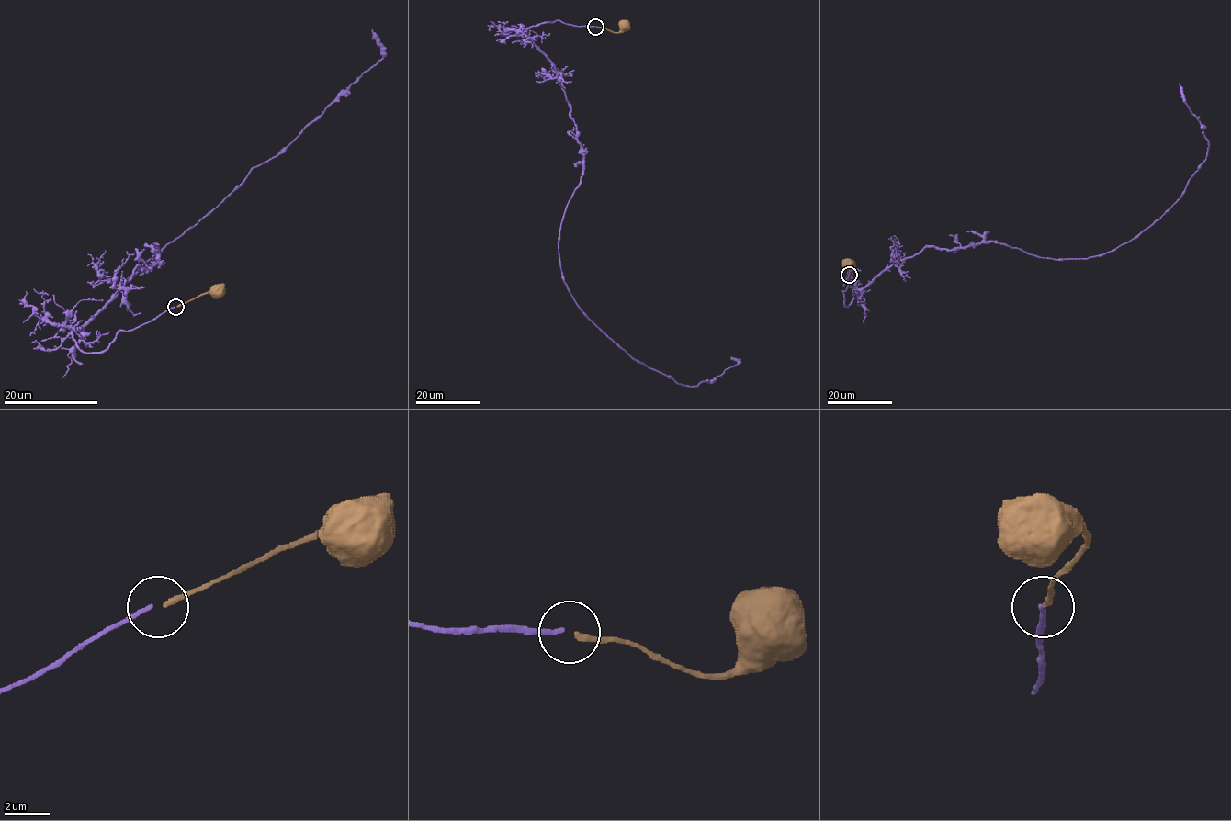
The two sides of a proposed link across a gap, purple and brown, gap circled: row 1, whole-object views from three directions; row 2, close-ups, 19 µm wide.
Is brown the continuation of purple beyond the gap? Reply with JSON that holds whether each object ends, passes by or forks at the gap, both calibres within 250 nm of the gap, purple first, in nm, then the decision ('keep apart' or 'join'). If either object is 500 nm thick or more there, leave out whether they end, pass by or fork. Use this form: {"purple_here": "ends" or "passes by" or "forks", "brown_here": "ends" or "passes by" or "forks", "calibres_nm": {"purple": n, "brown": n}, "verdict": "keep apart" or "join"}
{"purple_here": "ends", "brown_here": "ends", "calibres_nm": {"purple": 200, "brown": 280}, "verdict": "keep apart"}

